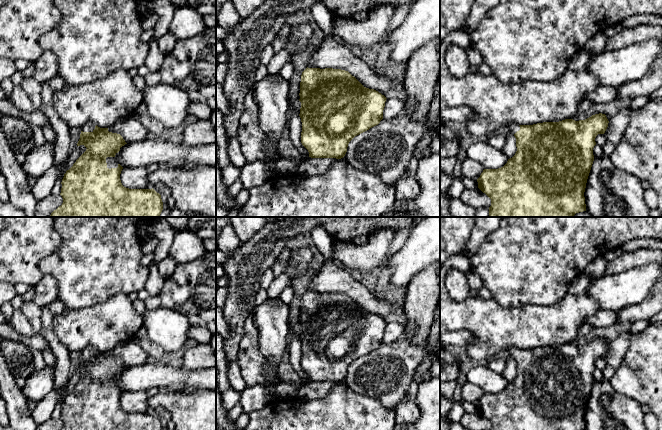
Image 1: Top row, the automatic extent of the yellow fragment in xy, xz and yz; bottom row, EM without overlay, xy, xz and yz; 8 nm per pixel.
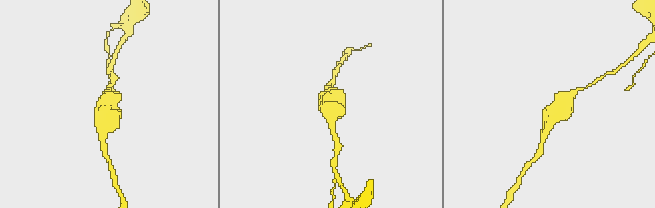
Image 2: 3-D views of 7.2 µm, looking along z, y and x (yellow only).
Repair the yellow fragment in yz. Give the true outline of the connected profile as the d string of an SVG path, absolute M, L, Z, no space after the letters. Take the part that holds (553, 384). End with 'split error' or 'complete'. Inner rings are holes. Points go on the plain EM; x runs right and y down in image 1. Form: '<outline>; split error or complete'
M605 338L585 344L565 343L533 349L510 347L517 375L498 393L484 393L478 412L491 423L491 430L586 430L584 416L594 385L593 372L598 358L608 351Z; split error

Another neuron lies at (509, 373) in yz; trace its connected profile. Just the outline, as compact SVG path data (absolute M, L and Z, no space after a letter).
M512 356L505 360L505 370L503 371L502 375L505 377L508 383L515 379L517 375L516 362Z

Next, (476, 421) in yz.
M479 412L464 413L460 423L469 430L491 430L491 423Z

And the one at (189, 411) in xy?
M160 390L148 400L148 411L152 413L158 407L164 407L171 414L175 430L216 430L216 390L196 390L183 393L177 390Z

